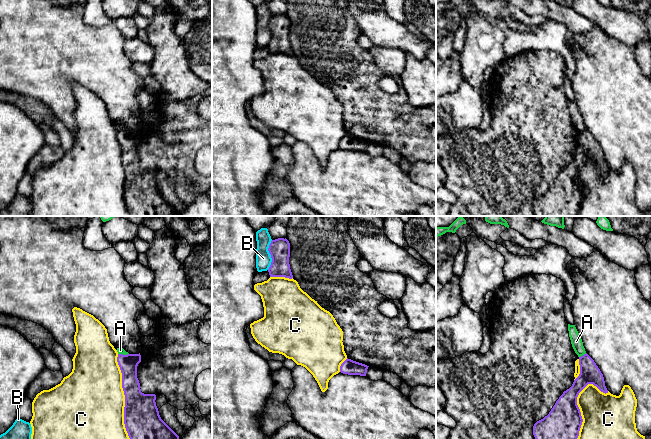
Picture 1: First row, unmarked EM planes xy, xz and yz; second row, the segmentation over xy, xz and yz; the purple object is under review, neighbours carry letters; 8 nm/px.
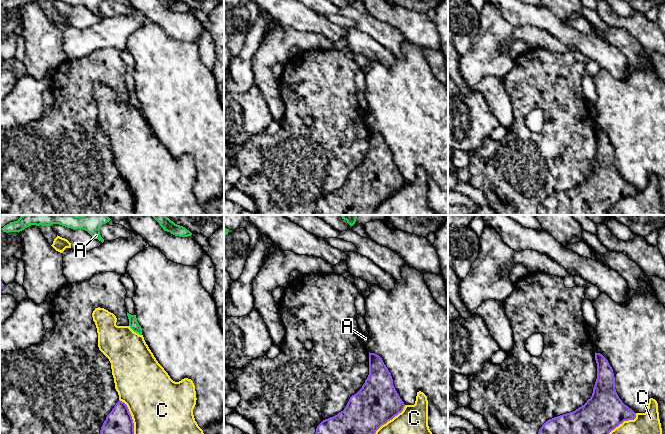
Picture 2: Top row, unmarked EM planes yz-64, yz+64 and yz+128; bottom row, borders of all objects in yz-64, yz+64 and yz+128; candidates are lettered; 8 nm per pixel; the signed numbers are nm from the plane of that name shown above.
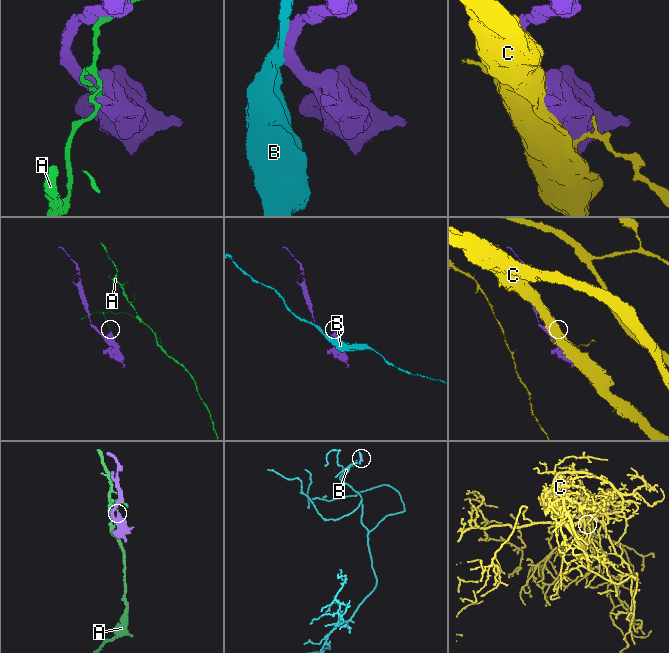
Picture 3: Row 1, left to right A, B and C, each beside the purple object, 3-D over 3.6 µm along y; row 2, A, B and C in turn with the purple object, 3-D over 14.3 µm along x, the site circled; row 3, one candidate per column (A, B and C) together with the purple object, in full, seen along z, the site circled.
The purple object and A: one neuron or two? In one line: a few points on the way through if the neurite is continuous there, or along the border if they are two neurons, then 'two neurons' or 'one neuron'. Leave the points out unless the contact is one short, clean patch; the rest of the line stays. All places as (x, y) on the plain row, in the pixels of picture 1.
two neurons

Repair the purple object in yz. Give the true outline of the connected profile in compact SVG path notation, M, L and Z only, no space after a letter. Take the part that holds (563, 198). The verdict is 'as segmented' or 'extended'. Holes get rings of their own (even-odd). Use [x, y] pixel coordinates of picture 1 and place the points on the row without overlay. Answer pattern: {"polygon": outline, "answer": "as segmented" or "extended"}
{"polygon": "M587 129L579 133L579 141L580 150L572 162L563 168L549 190L534 200L536 216L577 216L583 198L577 181L579 169L588 160L608 169L603 150Z", "answer": "as segmented"}

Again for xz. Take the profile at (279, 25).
{"polygon": "M286 14L272 16L268 27L272 34L271 41L268 45L270 53L285 53L292 55L293 51L289 40L289 17Z", "answer": "as segmented"}

